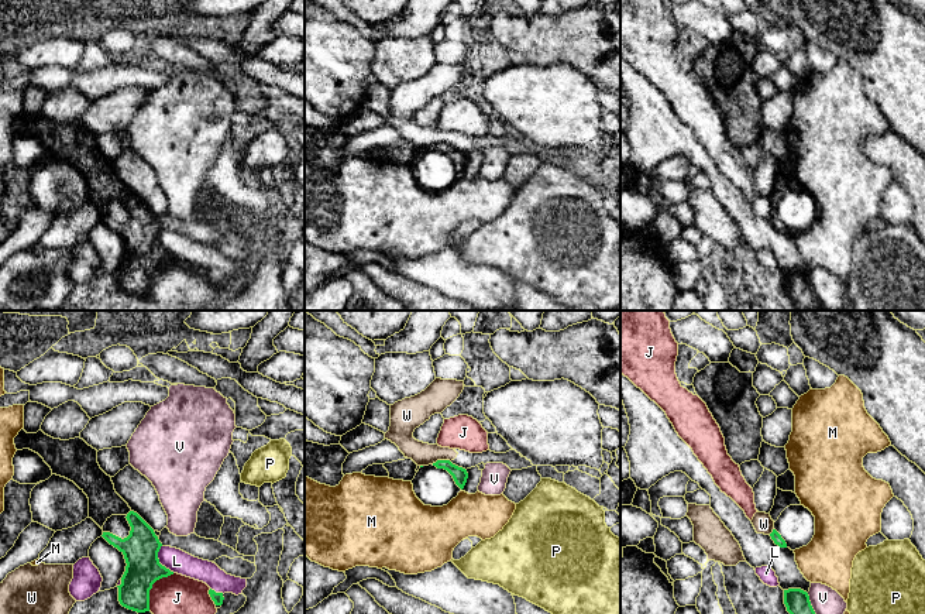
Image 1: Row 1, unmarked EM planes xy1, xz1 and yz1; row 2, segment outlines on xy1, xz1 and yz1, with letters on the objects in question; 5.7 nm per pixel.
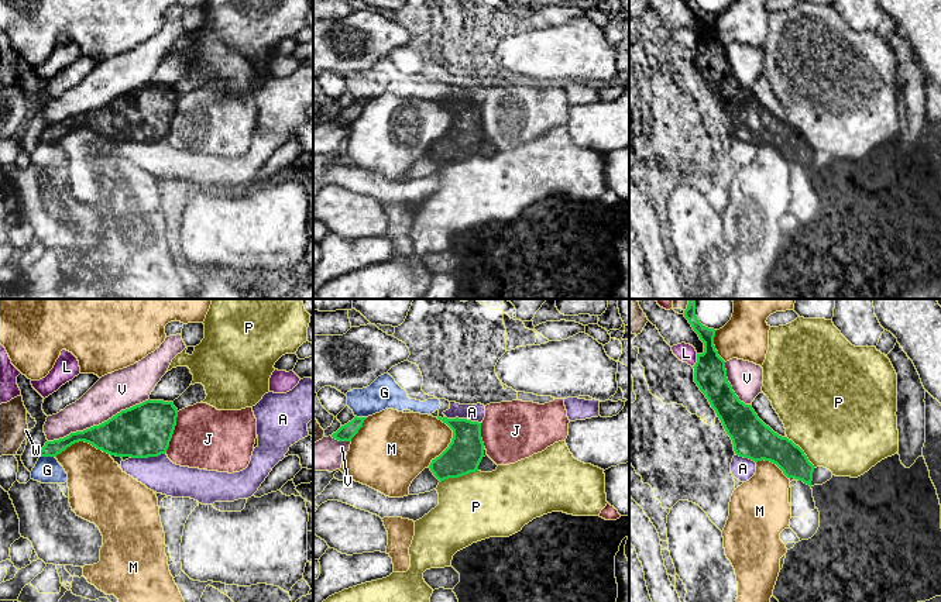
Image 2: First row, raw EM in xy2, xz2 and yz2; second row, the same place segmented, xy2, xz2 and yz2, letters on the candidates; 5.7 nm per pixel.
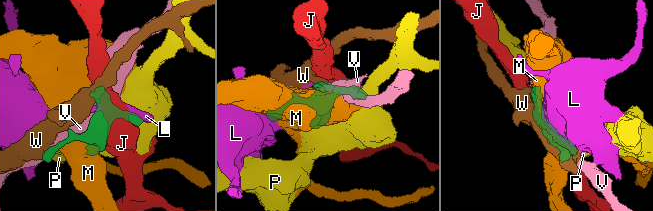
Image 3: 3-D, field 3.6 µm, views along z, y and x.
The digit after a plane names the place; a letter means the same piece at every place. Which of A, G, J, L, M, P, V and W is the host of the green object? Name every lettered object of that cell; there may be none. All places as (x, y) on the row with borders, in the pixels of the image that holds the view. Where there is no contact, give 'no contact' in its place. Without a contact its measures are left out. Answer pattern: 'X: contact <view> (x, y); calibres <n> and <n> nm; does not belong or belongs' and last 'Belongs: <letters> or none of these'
A: contact xy2 (148, 456); calibres 300 and 200 nm; does not belong
G: contact xy2 (47, 456); calibres 90 and 150 nm; does not belong
J: contact xy1 (151, 587); calibres 200 and 220 nm; does not belong
L: contact xy1 (158, 561); calibres 200 and 140 nm; does not belong
M: contact xy2 (82, 440); calibres 240 and 320 nm; does not belong
P: contact xz2 (459, 475); calibres 200 and 380 nm; does not belong
V: contact xy2 (99, 425); calibres 300 and 220 nm; does not belong
W: contact xz1 (440, 460); calibres 90 and 130 nm; does not belong
Belongs: none of these

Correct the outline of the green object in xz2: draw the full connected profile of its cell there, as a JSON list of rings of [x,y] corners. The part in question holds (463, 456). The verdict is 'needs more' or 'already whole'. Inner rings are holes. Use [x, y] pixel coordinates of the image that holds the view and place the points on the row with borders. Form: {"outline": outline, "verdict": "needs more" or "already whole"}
{"outline": [[[439,417],[453,430],[449,447],[435,460],[429,468],[442,482],[449,478],[459,478],[478,471],[484,457],[484,443],[481,438],[481,423],[467,419]]], "verdict": "already whole"}

